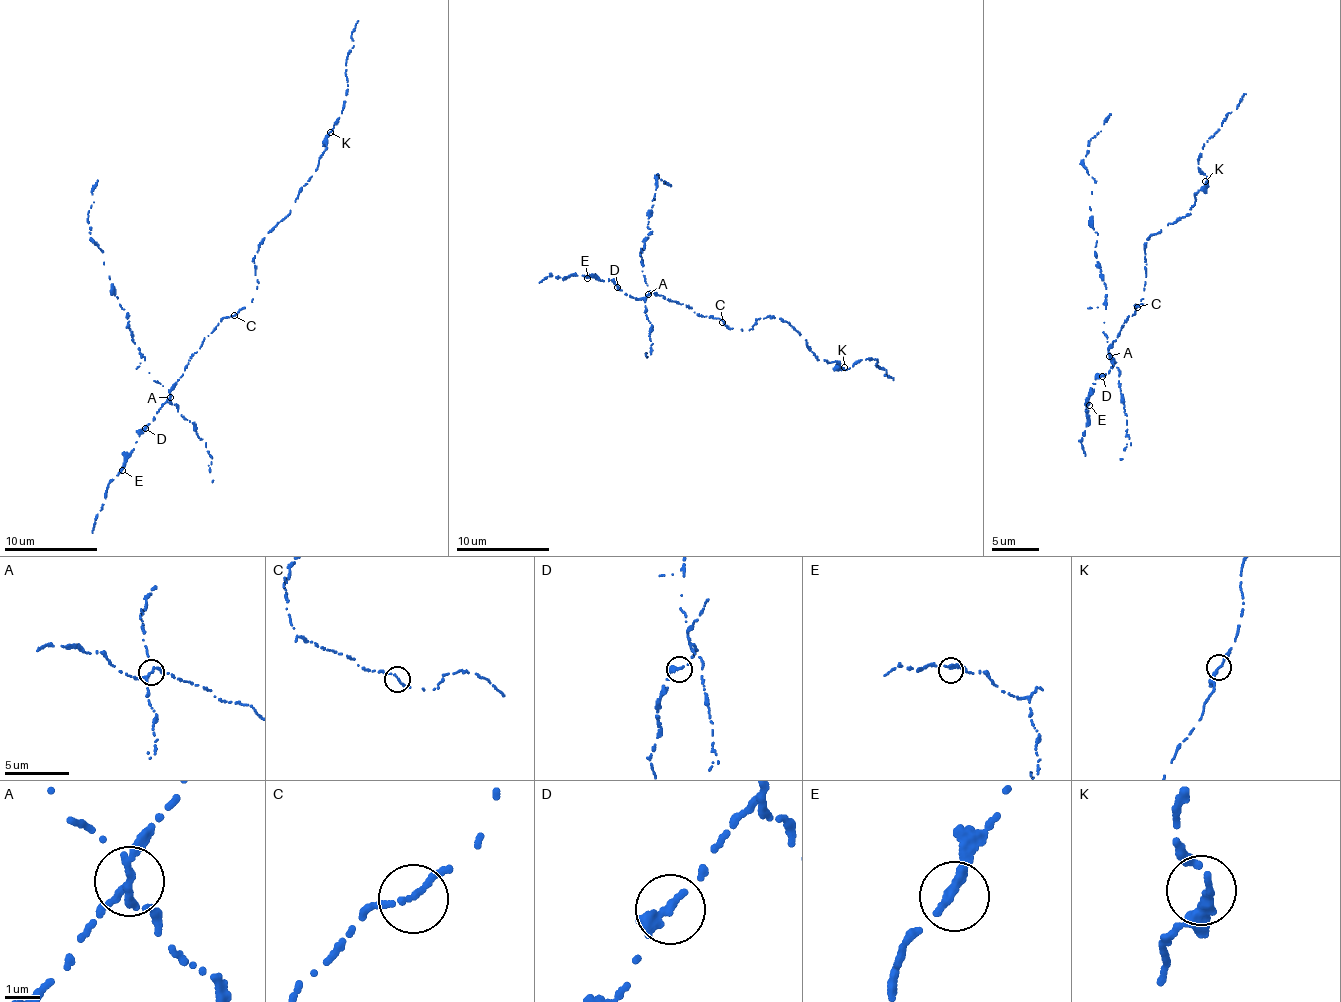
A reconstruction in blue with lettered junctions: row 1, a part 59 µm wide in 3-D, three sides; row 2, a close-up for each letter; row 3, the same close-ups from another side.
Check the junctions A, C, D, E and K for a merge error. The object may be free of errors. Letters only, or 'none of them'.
A

